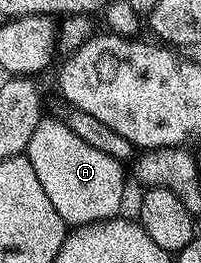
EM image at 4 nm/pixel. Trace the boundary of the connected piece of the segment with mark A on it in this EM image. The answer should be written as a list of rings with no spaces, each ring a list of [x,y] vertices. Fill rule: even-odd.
[[[44,117],[33,132],[25,151],[41,188],[45,188],[57,216],[68,227],[84,226],[90,222],[106,222],[120,213],[123,206],[123,170],[124,167],[113,156],[85,144],[77,132],[73,132],[58,117]]]

